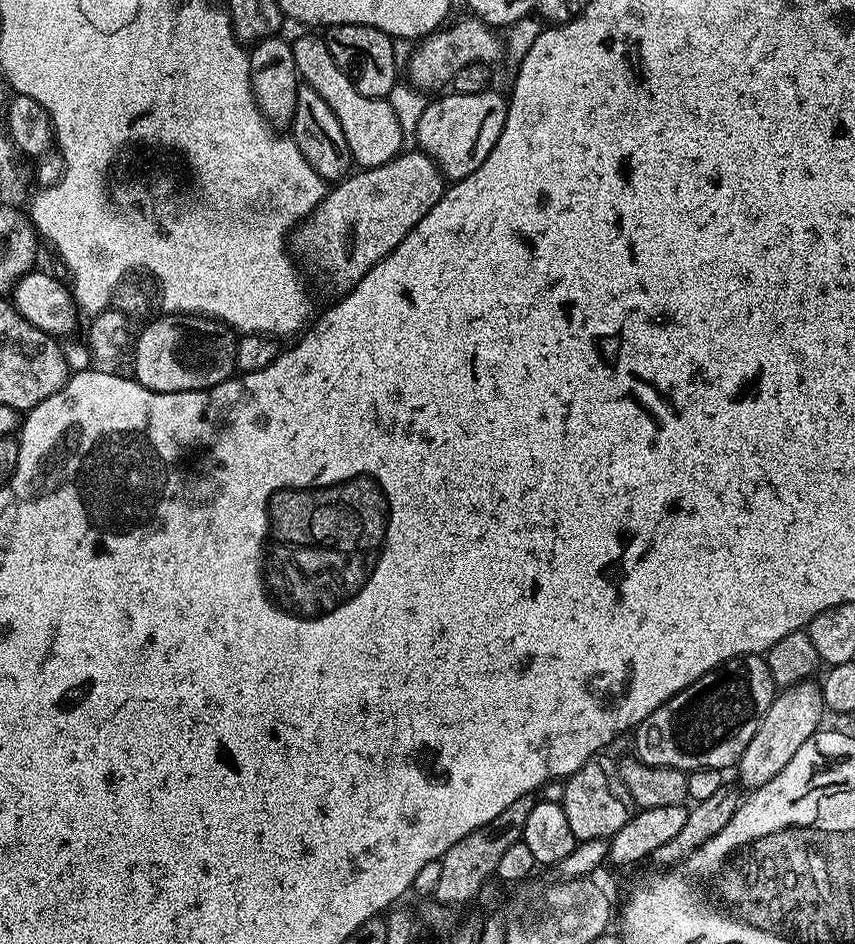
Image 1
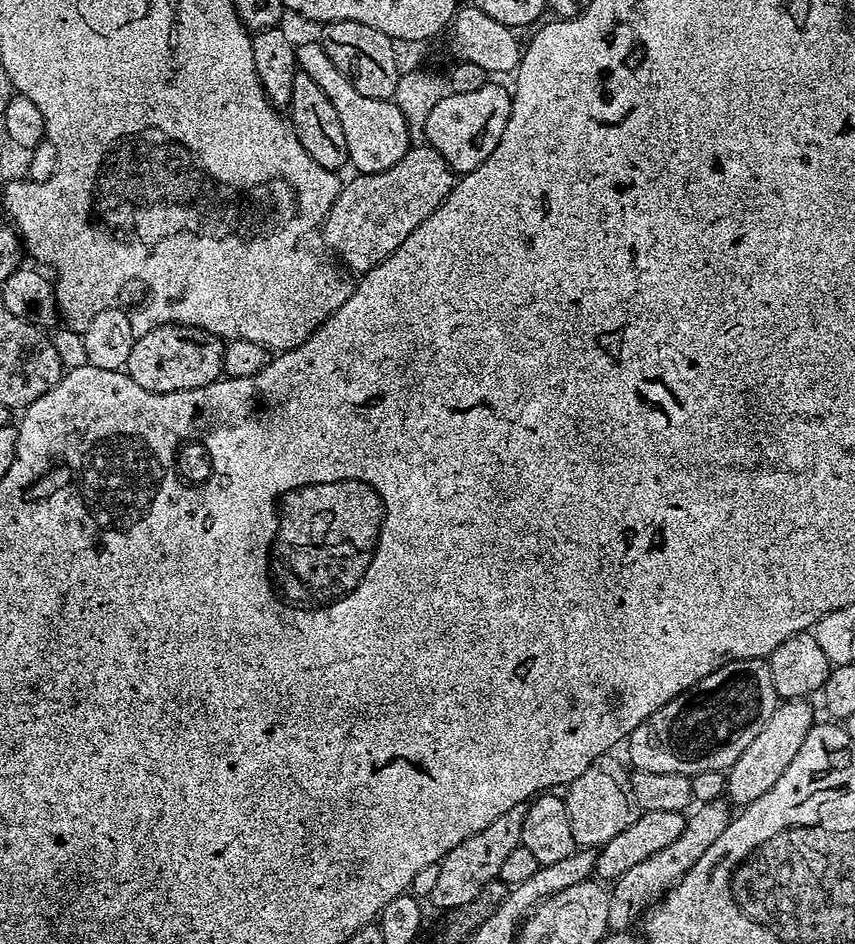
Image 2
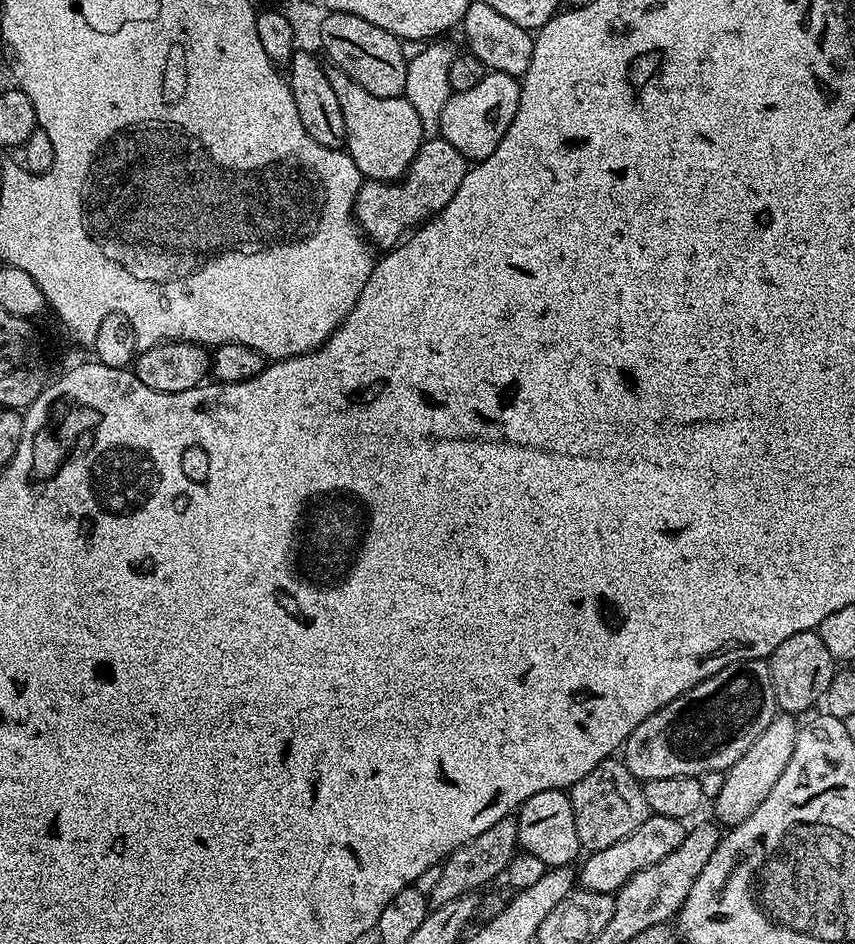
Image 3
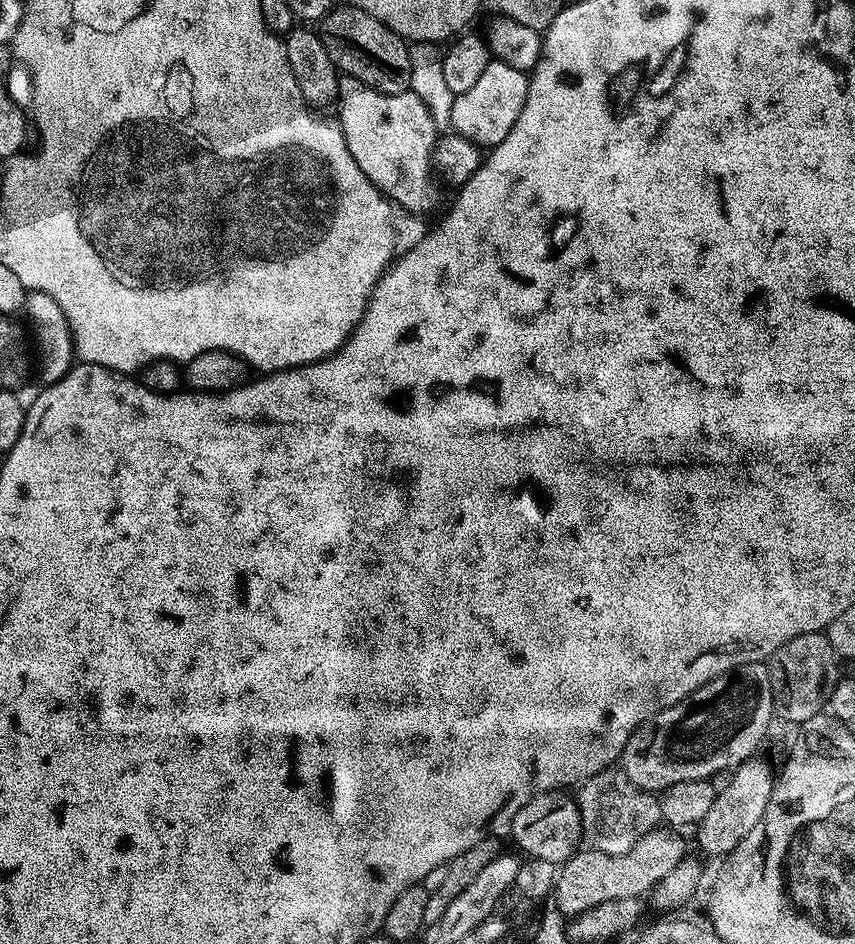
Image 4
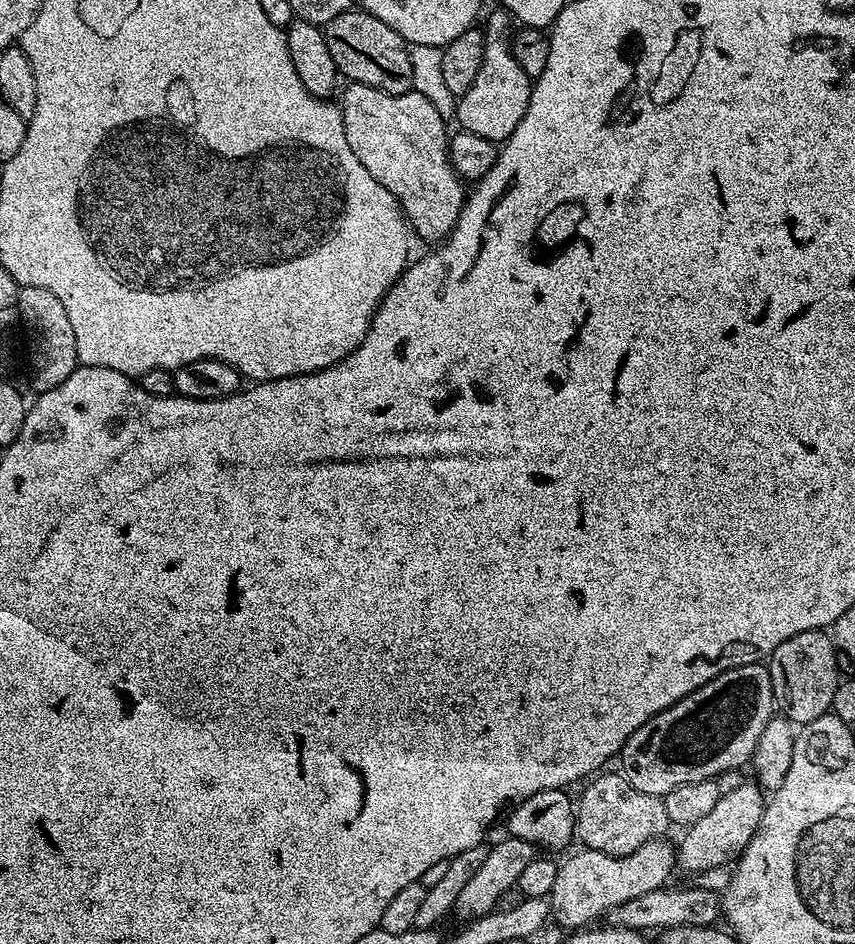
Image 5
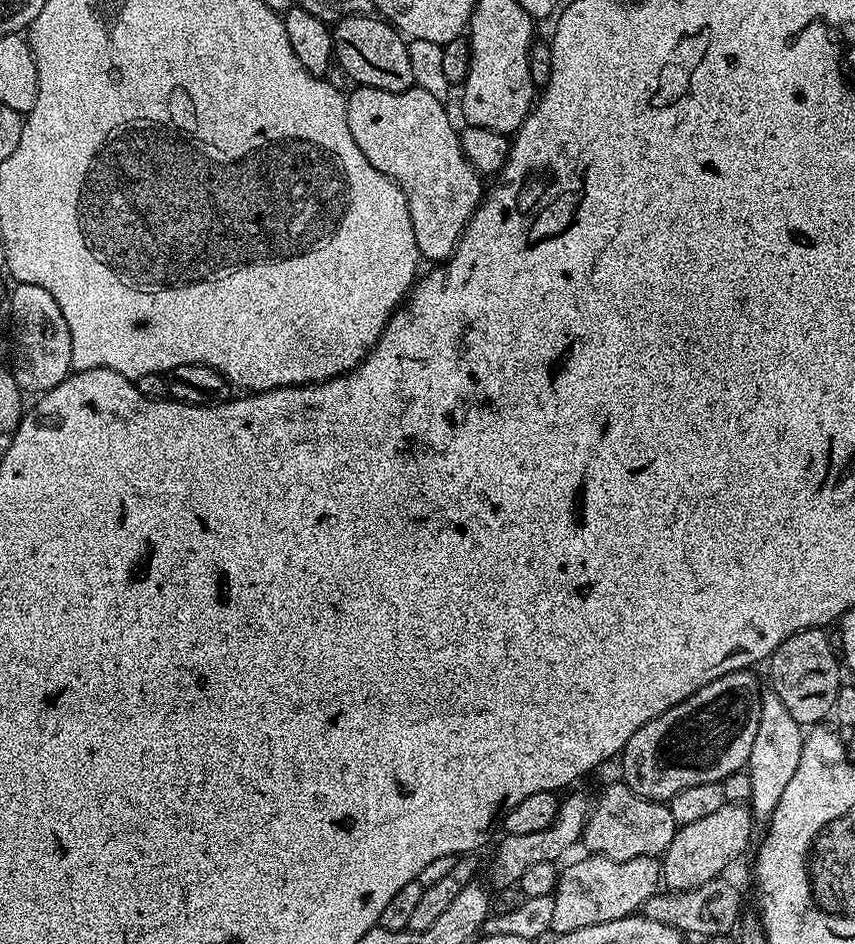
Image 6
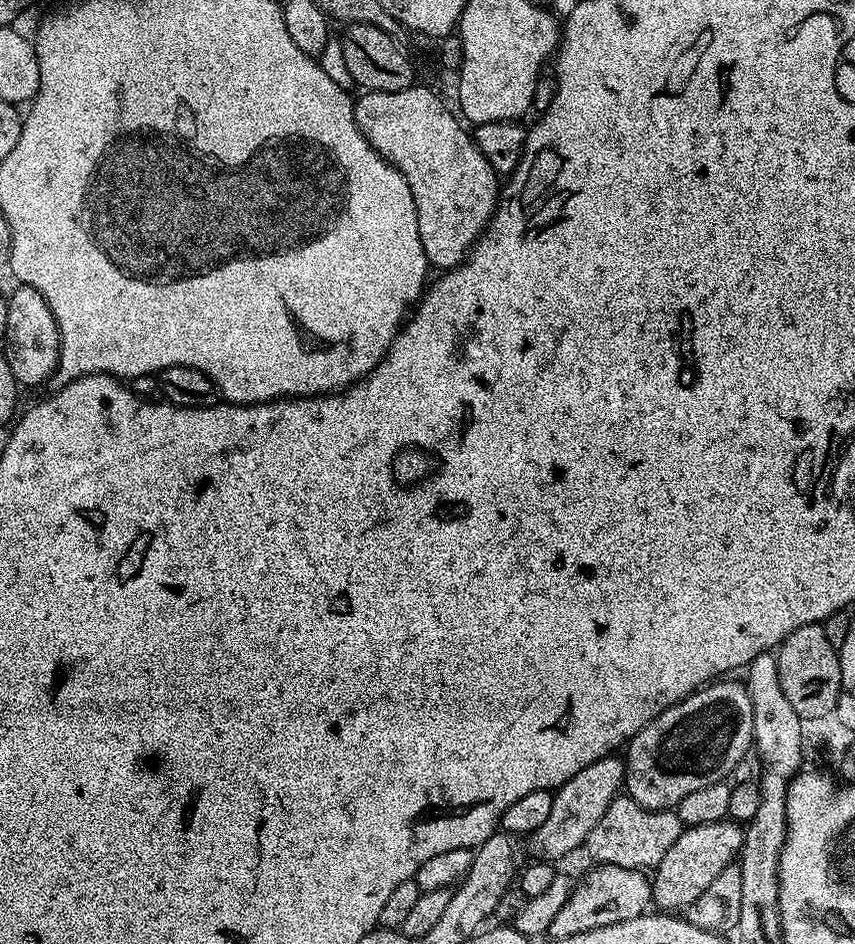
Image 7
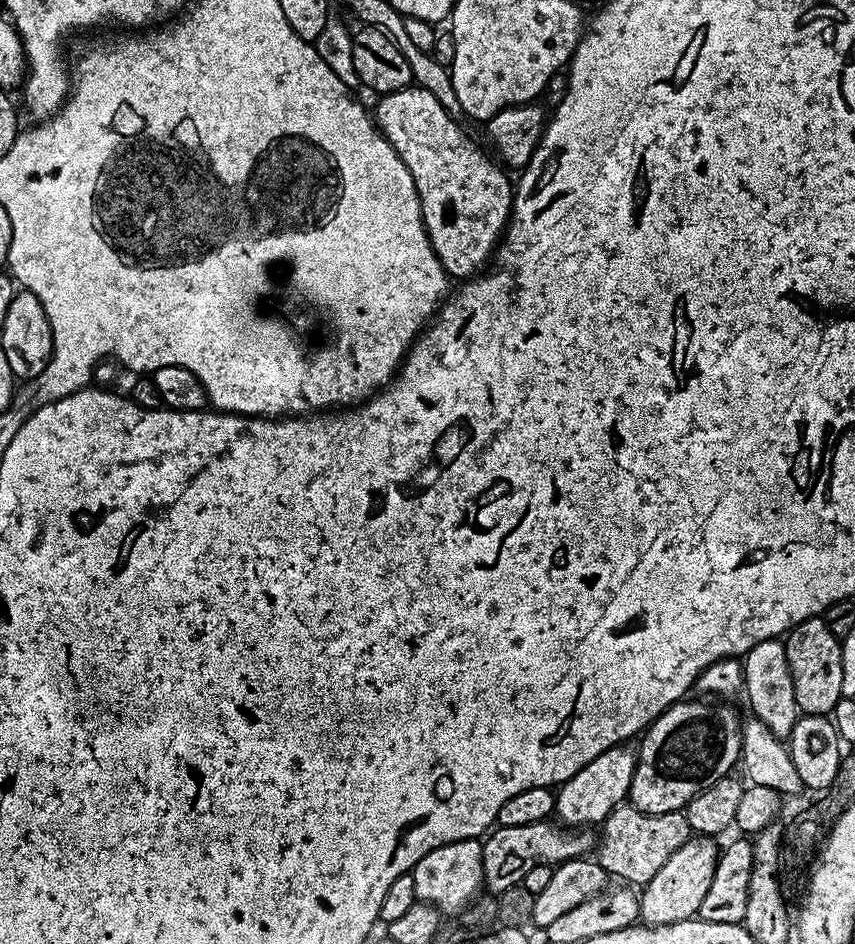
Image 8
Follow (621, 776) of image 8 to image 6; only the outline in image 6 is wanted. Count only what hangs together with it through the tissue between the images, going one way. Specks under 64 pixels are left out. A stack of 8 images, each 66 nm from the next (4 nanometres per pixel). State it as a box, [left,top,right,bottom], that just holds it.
[492,791,590,889]

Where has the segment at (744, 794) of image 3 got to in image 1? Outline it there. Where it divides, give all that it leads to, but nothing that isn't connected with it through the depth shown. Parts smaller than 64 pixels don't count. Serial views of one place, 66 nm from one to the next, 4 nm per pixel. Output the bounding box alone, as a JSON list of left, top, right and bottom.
[738,678,826,789]

